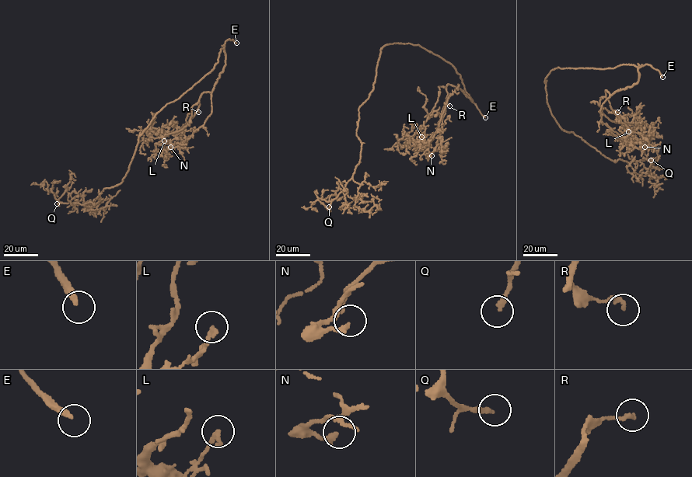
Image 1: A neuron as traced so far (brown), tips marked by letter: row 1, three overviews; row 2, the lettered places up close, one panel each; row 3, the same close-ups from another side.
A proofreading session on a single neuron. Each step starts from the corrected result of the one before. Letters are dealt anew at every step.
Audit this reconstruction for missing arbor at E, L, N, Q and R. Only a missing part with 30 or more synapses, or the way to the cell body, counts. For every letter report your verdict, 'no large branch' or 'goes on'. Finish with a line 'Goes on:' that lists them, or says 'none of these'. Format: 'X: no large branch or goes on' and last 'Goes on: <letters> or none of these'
E: goes on
L: no large branch
N: no large branch
Q: goes on
R: no large branch
Goes on: E, Q

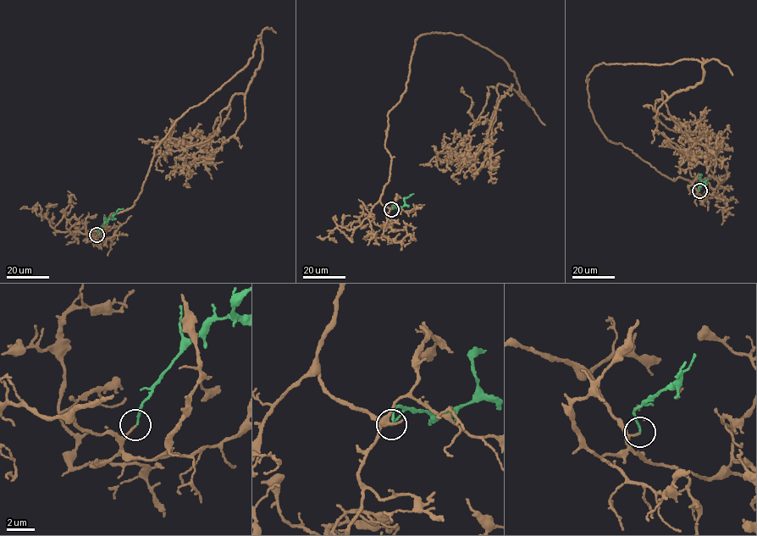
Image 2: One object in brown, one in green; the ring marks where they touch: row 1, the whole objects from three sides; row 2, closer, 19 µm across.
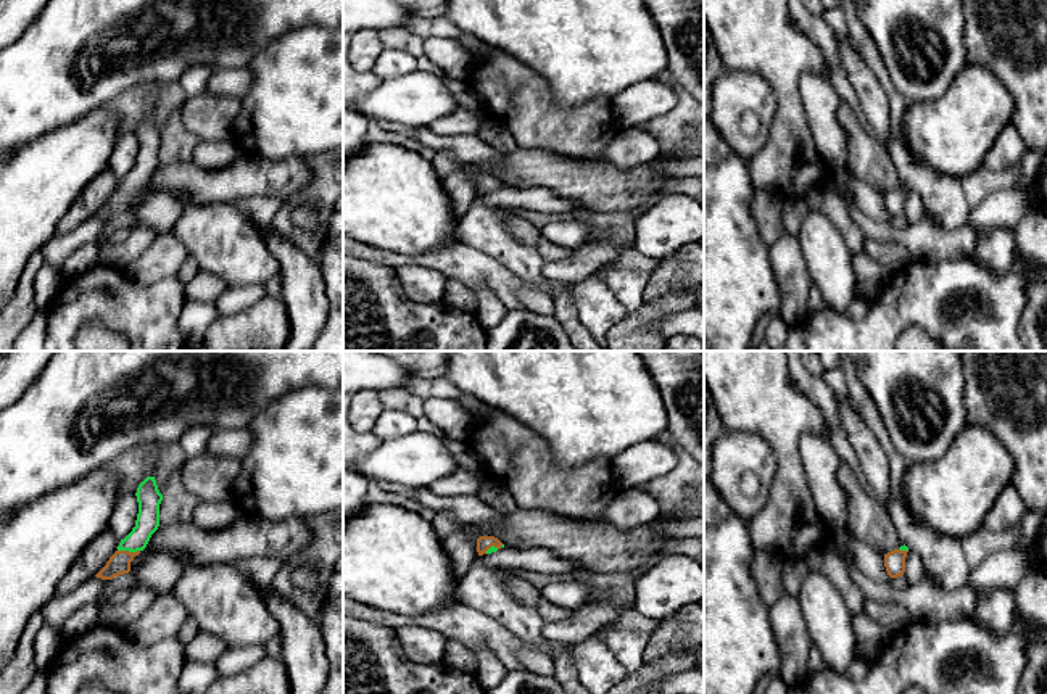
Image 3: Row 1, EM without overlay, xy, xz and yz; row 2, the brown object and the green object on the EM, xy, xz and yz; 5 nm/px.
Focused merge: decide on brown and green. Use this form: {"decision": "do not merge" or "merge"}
{"decision": "merge"}

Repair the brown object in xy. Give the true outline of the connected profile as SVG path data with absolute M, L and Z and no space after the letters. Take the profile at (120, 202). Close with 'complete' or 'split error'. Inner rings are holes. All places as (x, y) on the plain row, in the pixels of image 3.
M147 116L137 127L139 153L132 171L121 179L118 190L110 196L106 204L95 214L101 219L113 219L114 216L130 211L130 201L148 184L151 174L159 166L159 143L163 134L158 129L155 116Z; split error

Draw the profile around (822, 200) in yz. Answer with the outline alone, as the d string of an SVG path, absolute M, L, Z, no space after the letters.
M823 184L812 187L805 196L810 211L826 216L842 235L850 254L863 251L865 235L850 217L842 196Z

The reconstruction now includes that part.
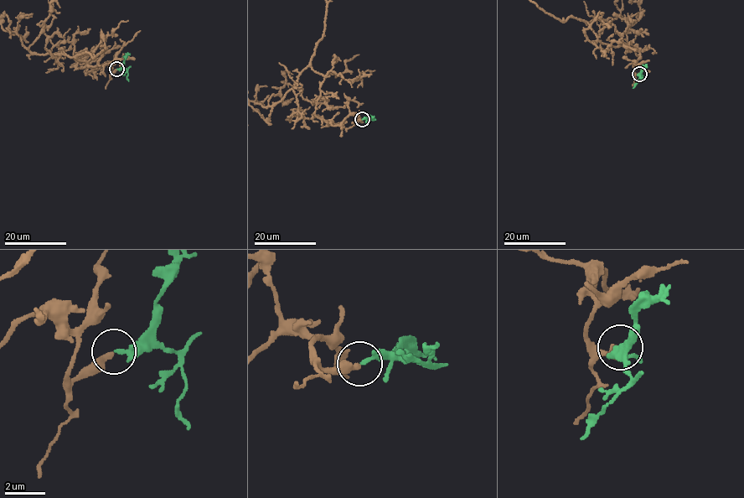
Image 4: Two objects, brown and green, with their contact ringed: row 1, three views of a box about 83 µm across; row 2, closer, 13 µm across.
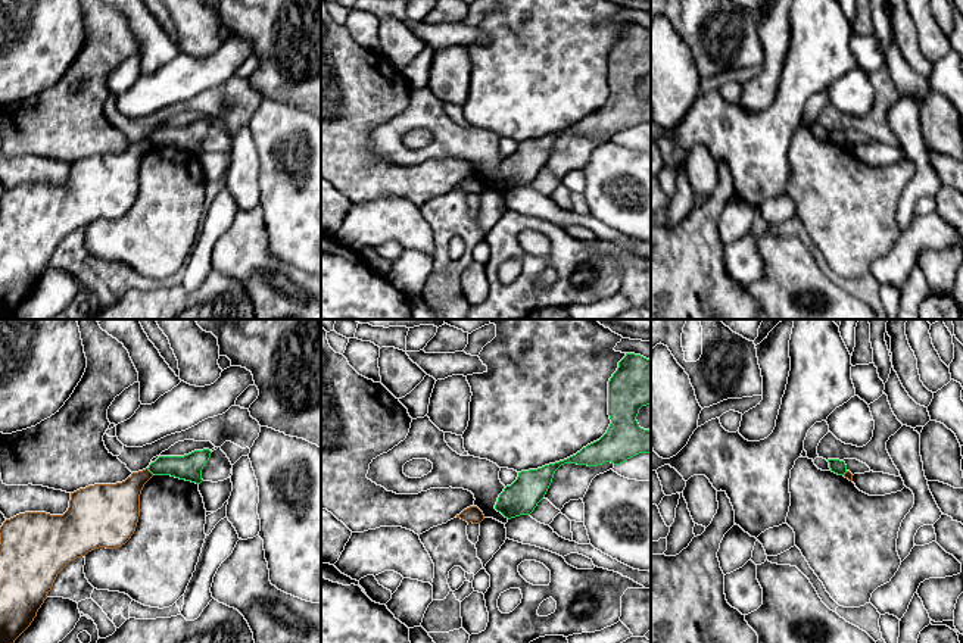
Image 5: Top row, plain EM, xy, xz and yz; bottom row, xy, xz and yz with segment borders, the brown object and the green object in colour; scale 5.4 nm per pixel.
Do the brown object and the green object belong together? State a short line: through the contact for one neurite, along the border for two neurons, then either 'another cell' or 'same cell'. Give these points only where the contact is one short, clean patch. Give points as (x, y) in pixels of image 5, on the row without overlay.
xy (146, 139), (153, 144) | another cell

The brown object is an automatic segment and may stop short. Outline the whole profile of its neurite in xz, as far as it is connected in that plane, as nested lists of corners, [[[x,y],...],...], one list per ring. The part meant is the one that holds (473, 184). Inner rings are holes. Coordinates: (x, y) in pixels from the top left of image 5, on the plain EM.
[[[470,177],[464,180],[456,188],[467,191],[468,194],[480,194],[484,190],[483,182],[477,177]]]

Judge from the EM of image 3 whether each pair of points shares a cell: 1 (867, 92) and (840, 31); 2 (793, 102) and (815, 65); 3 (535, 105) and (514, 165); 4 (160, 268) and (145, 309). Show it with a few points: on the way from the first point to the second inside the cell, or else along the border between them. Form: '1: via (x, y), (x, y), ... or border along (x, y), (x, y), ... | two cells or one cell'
1: via (862, 78), (846, 45) | one cell
2: via (791, 90), (791, 78), (804, 65) | one cell
3: border along (517, 147), (543, 148), (556, 153) | two cells
4: border along (126, 271), (142, 284), (153, 284), (176, 274) | two cells

